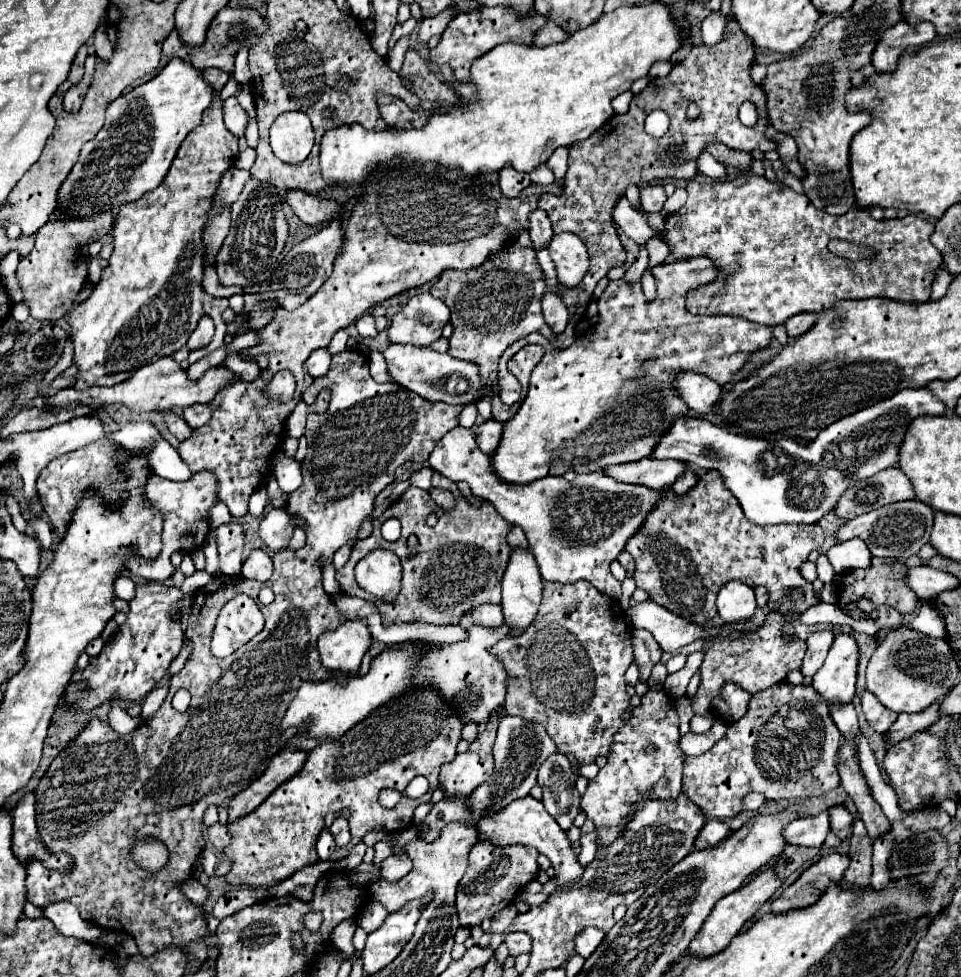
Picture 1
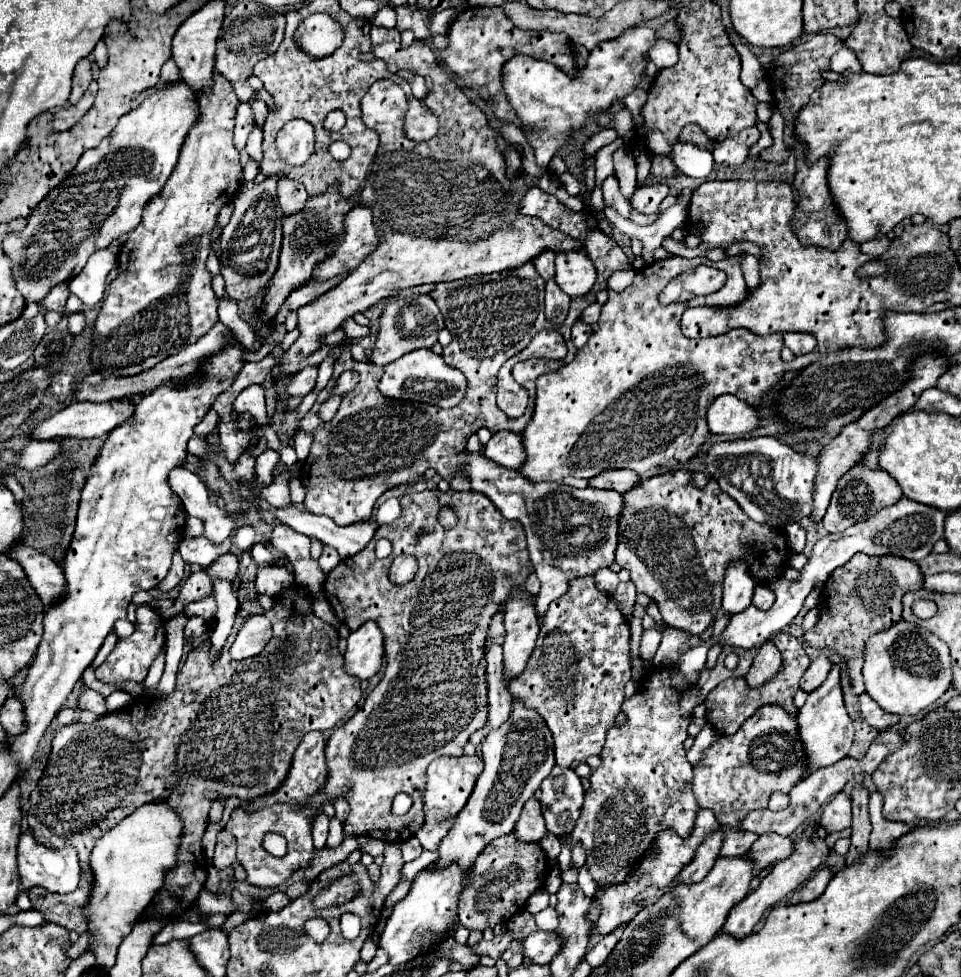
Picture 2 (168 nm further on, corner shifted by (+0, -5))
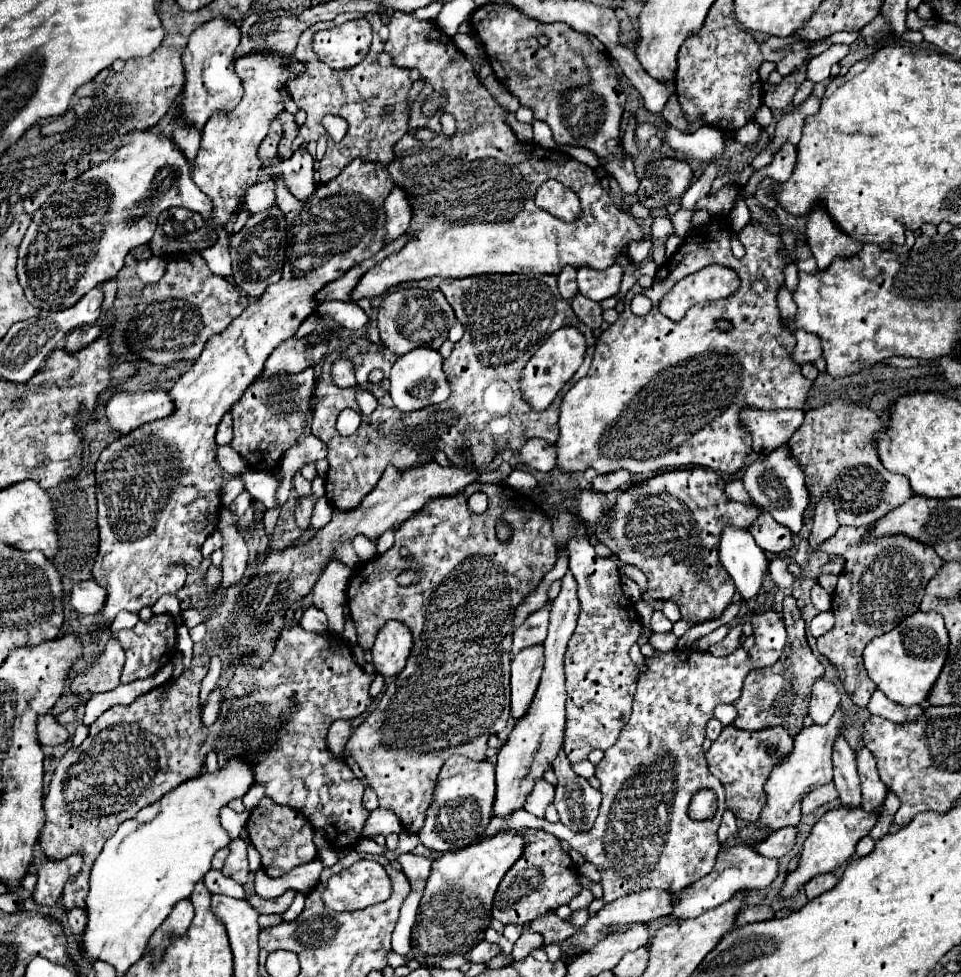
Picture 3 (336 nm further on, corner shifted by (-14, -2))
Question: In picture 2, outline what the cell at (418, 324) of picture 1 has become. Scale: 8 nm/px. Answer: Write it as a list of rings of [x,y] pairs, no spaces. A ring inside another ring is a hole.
[[[415,296],[409,302],[391,302],[383,310],[379,336],[371,354],[371,362],[389,364],[395,358],[415,350],[415,348],[431,348],[437,342],[437,334],[445,328],[443,316],[431,296]]]

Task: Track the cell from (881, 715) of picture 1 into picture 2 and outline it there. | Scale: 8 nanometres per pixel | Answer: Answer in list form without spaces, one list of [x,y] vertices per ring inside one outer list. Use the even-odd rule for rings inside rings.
[[[861,694],[861,696],[859,696],[859,710],[861,710],[863,720],[865,720],[871,728],[875,728],[875,730],[879,730],[879,732],[881,732],[881,730],[887,730],[887,728],[893,728],[893,726],[899,722],[897,716],[881,710],[867,694]]]

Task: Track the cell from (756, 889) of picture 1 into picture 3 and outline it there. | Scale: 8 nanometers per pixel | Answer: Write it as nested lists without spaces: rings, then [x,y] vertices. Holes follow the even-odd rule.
[[[837,807],[837,809],[831,809],[827,811],[813,827],[811,835],[807,837],[805,845],[803,845],[803,851],[801,851],[801,861],[799,861],[799,867],[789,873],[783,889],[781,889],[781,897],[793,897],[797,895],[797,891],[813,877],[821,875],[821,873],[831,873],[835,871],[837,867],[841,867],[853,853],[855,853],[855,847],[859,843],[859,839],[863,839],[865,835],[869,835],[869,831],[873,829],[873,825],[877,823],[881,813],[867,813],[865,809],[861,807],[855,807],[855,809],[843,809]]]

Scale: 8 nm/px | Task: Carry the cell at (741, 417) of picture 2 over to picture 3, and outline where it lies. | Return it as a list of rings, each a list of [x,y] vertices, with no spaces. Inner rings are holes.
[[[743,409],[741,421],[753,435],[753,451],[759,455],[773,453],[779,447],[785,447],[803,423],[803,411],[787,409],[787,411],[759,411],[759,409]]]

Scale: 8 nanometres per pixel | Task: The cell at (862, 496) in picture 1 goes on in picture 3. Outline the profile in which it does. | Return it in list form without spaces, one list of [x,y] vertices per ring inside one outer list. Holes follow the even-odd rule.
[[[839,399],[807,411],[803,425],[789,441],[791,455],[805,471],[807,489],[811,493],[809,507],[815,509],[827,493],[835,505],[839,525],[863,527],[875,523],[913,495],[907,477],[883,469],[875,445],[871,445],[871,433],[875,433],[875,429],[879,429],[879,415],[875,411],[867,405]]]

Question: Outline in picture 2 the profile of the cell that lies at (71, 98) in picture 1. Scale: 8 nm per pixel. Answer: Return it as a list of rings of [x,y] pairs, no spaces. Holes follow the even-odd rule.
[[[91,82],[91,88],[85,92],[85,96],[83,96],[83,100],[81,102],[77,102],[77,104],[73,104],[73,106],[69,106],[69,108],[61,108],[59,112],[55,112],[55,120],[53,120],[53,130],[55,132],[61,132],[61,130],[69,130],[75,122],[79,122],[83,116],[85,116],[85,112],[91,108],[91,104],[93,104],[93,98],[95,98],[95,82]]]

